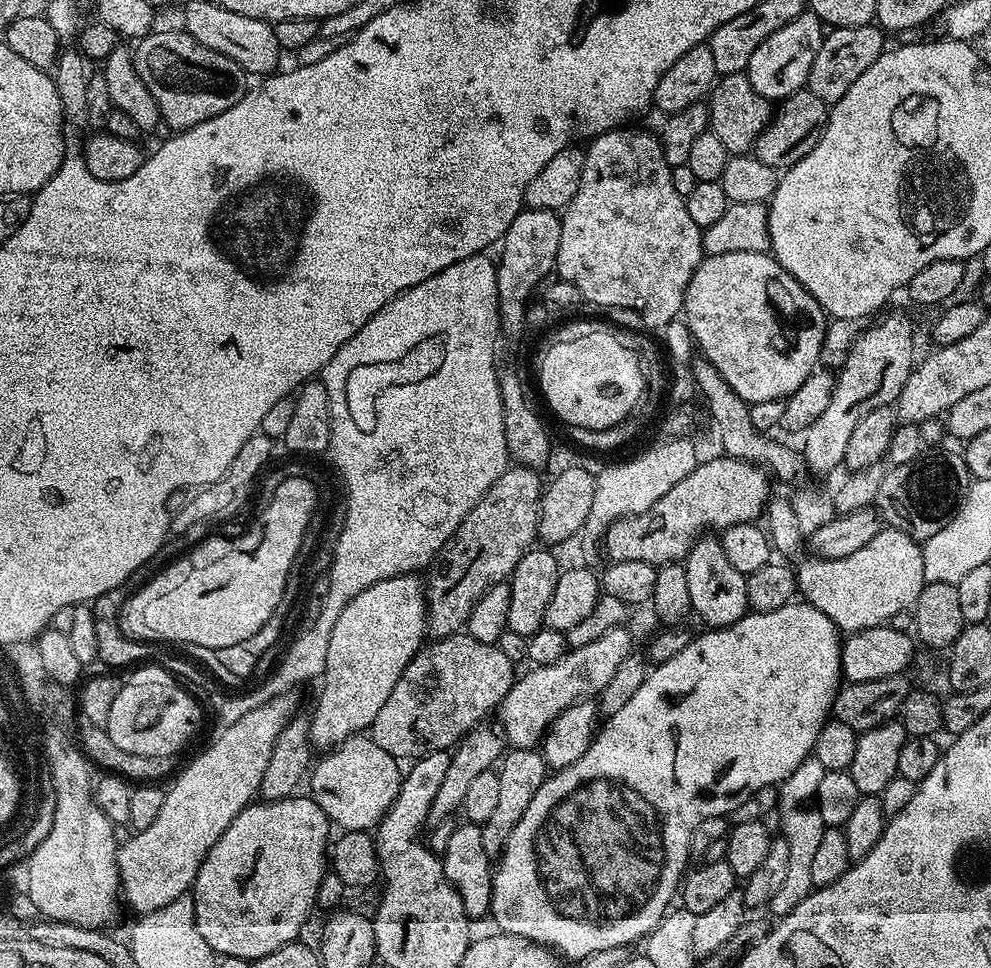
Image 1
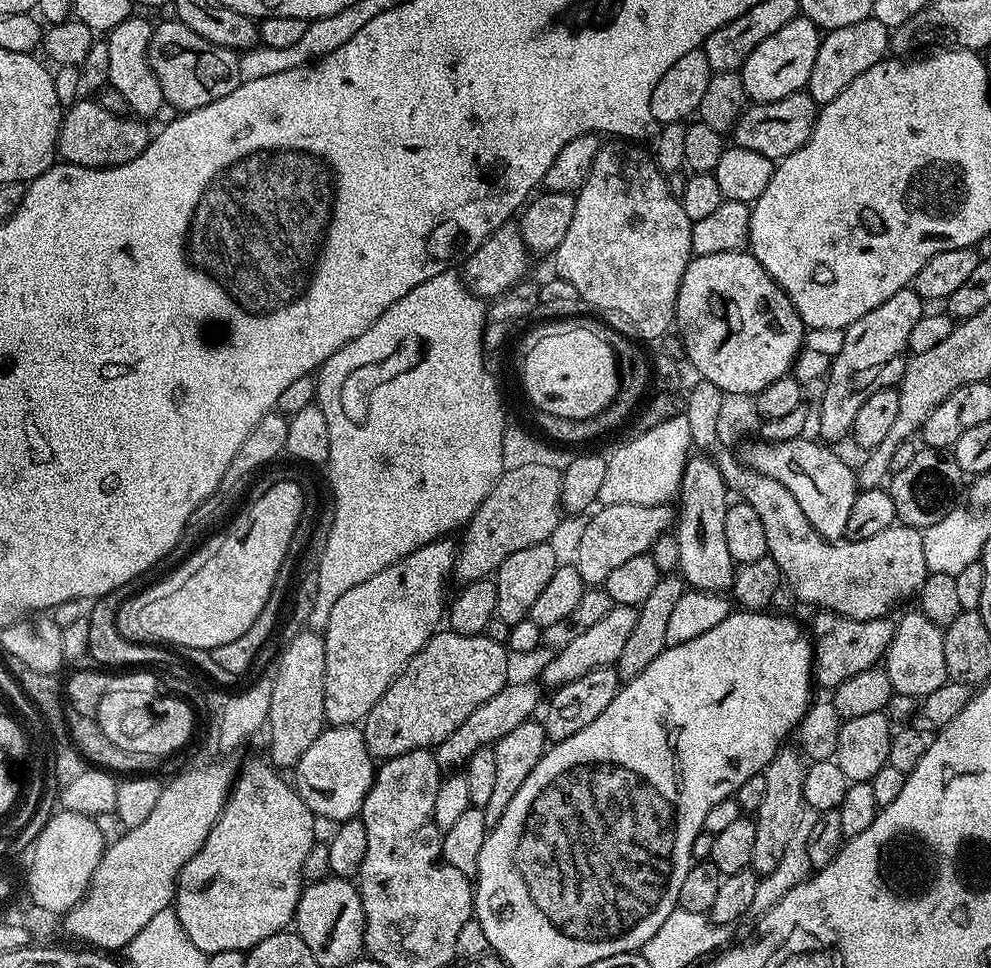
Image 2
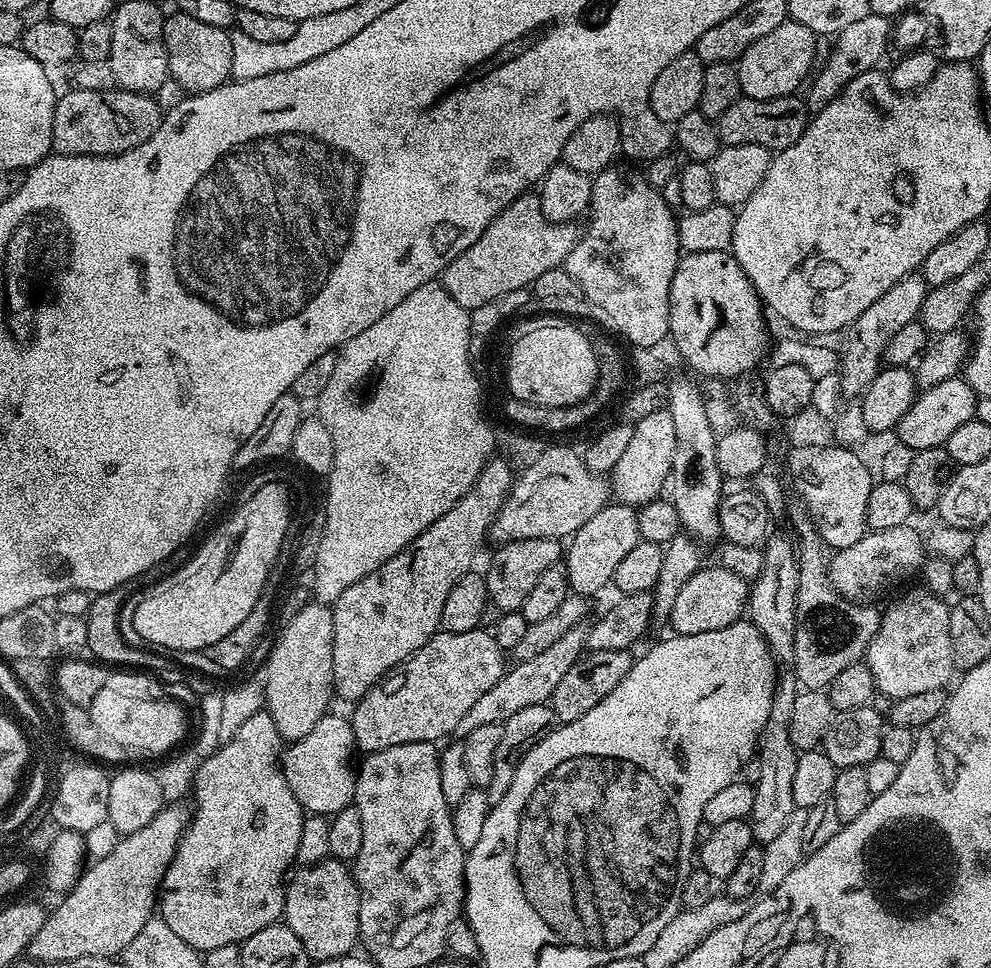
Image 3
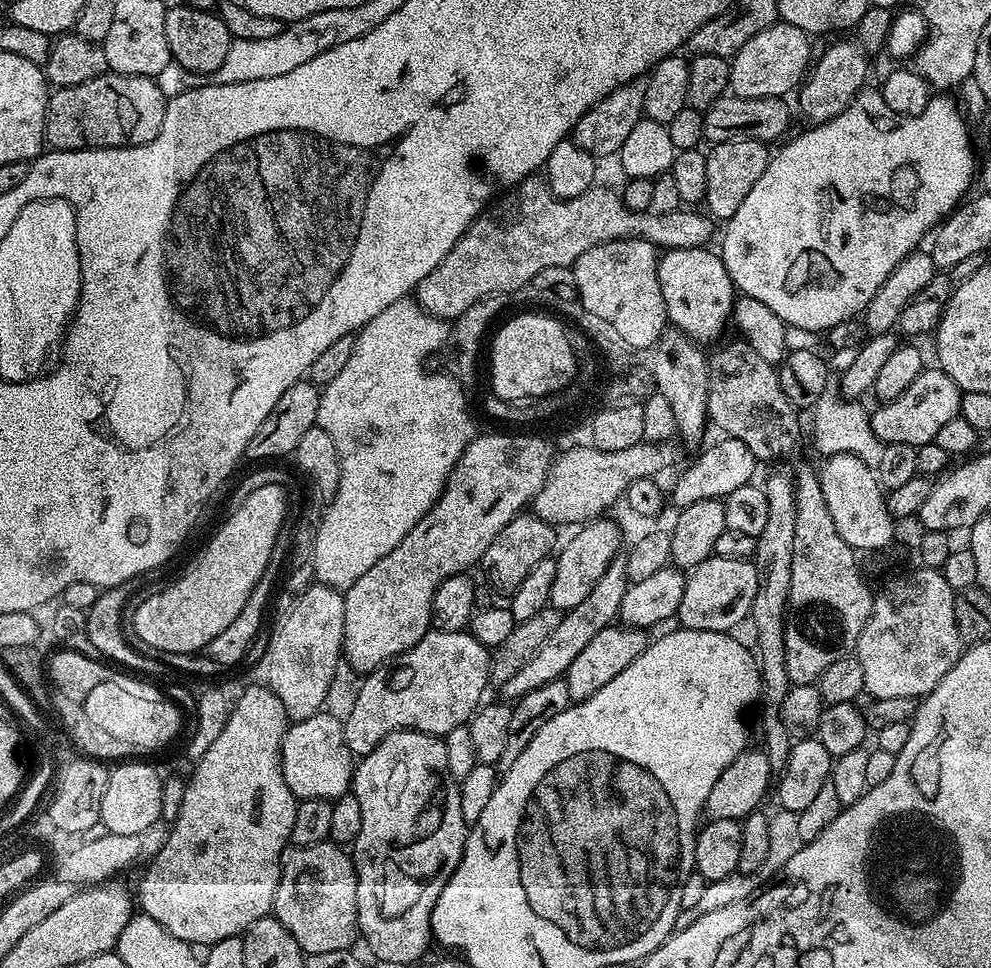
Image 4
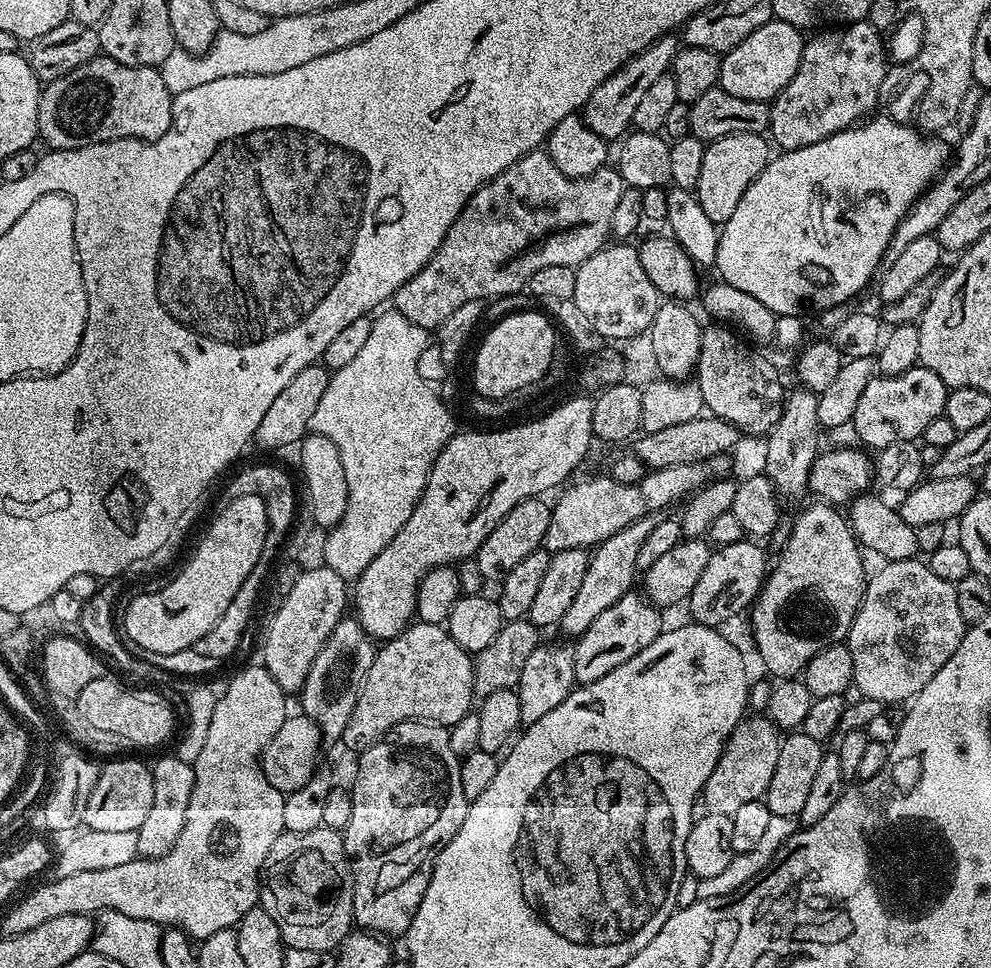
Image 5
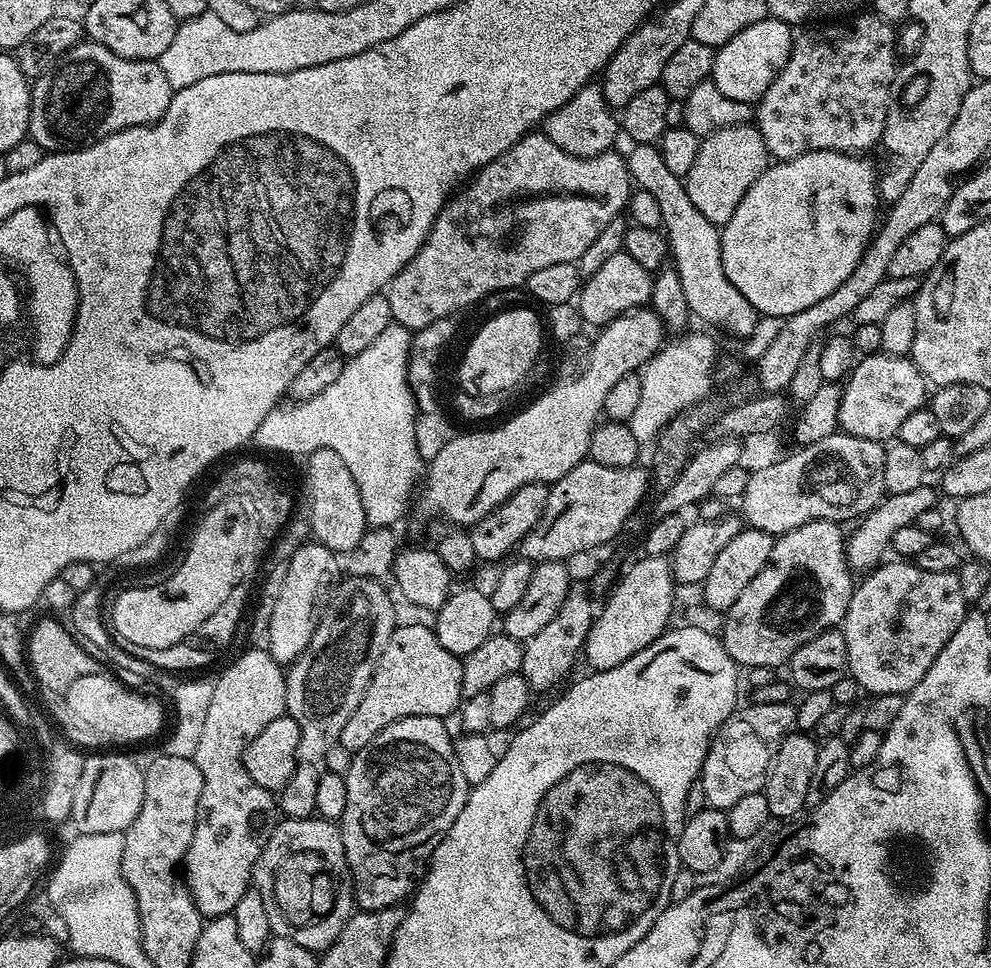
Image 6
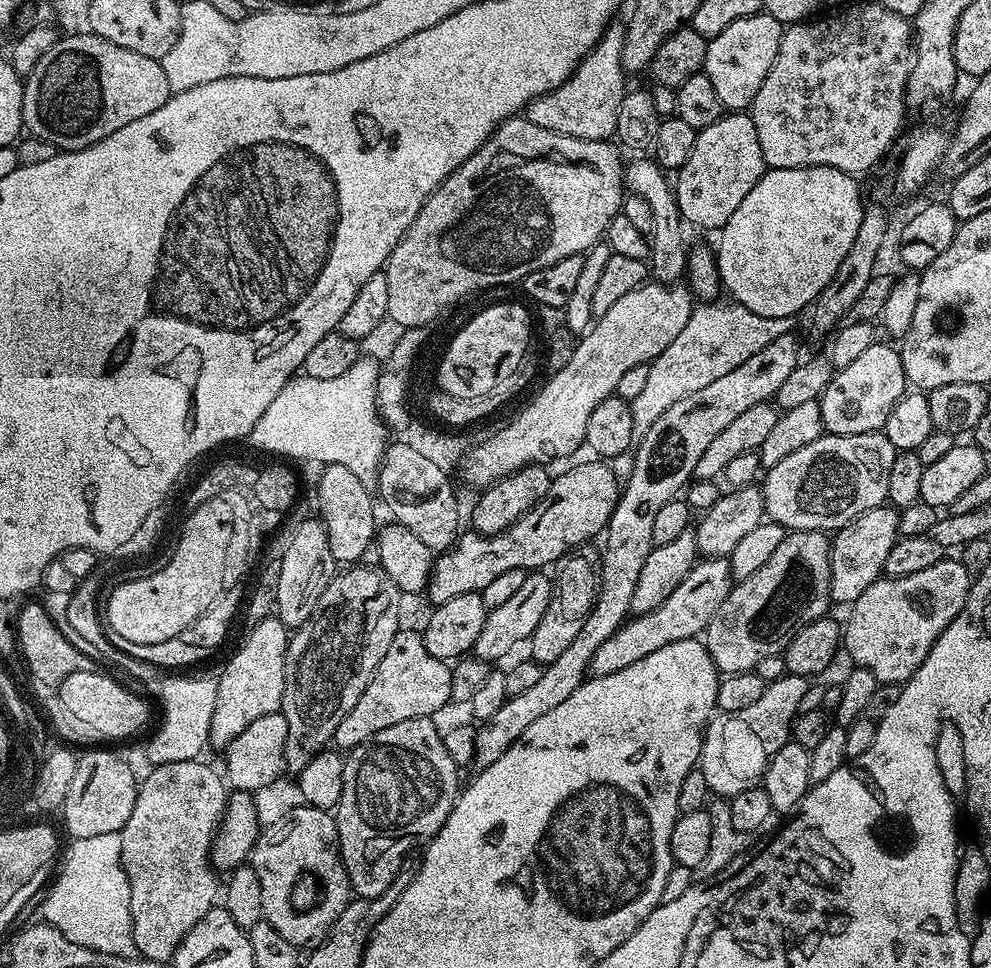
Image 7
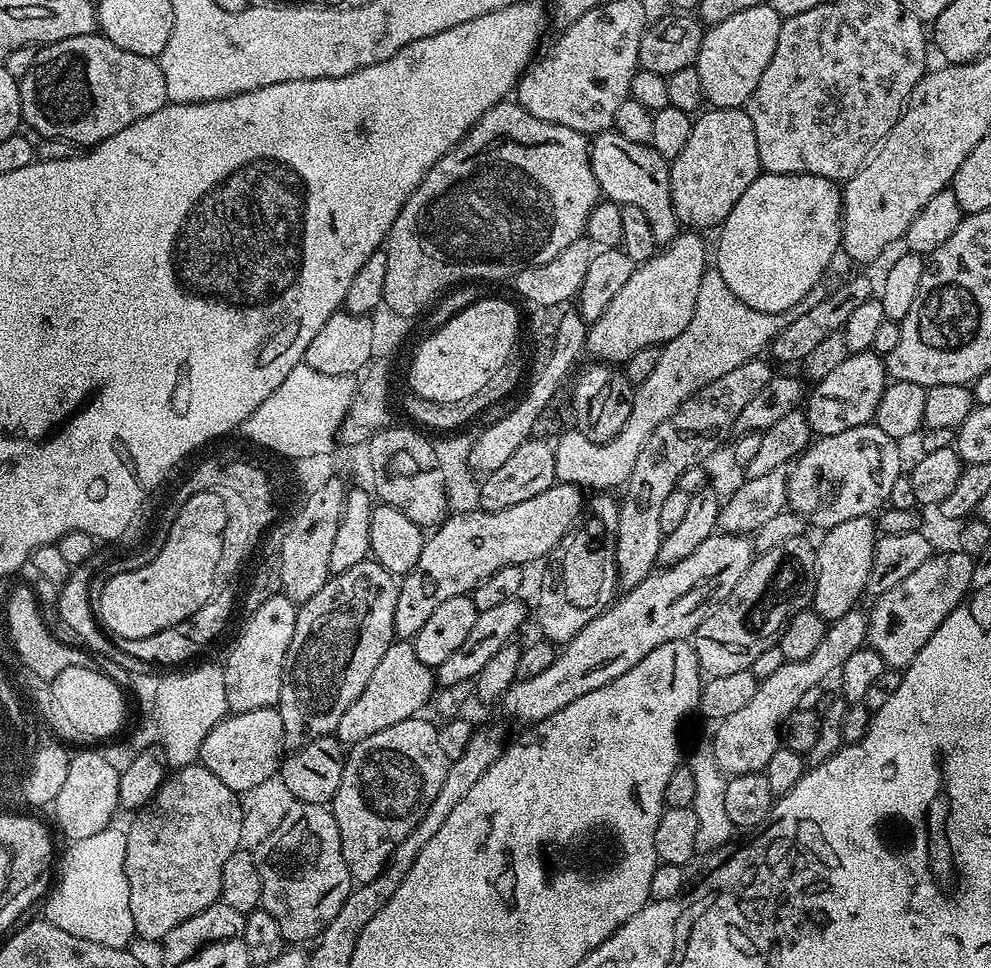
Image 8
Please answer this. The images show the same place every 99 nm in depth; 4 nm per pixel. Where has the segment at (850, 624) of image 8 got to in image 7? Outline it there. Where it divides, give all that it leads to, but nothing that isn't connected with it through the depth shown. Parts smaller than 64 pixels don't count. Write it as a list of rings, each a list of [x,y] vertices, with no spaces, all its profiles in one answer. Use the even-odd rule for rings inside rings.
[[[783,674],[764,689],[762,698],[746,706],[746,710],[720,712],[713,715],[704,729],[704,744],[700,748],[698,767],[706,774],[706,786],[716,798],[731,798],[742,790],[757,787],[765,779],[772,756],[790,740],[792,722],[810,685],[809,677]]]

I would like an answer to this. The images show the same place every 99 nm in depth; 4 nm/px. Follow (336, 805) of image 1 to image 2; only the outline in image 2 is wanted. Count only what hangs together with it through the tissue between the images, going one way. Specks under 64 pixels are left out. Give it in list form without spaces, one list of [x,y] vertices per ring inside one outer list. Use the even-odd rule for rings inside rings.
[[[337,724],[325,727],[318,738],[314,738],[314,743],[306,746],[306,754],[302,754],[294,769],[294,787],[312,815],[321,821],[354,820],[359,817],[366,794],[376,779],[376,769],[374,757],[368,753],[363,731],[356,726]]]

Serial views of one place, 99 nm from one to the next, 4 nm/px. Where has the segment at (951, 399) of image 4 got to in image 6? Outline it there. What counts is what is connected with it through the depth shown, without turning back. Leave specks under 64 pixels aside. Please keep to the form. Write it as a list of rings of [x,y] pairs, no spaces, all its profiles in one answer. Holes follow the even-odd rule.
[[[873,352],[873,356],[861,355],[843,381],[842,402],[838,406],[839,431],[854,438],[888,442],[899,437],[902,422],[910,414],[929,403],[930,385],[908,356]]]

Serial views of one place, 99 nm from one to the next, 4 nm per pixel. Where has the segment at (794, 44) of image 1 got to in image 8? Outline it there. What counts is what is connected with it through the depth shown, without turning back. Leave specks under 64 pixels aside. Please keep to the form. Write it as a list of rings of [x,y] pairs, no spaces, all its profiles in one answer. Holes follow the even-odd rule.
[[[766,2],[762,6],[750,6],[750,10],[738,10],[738,14],[730,14],[726,22],[718,22],[705,31],[694,67],[703,99],[711,107],[744,108],[747,105],[754,86],[758,86],[758,78],[762,78],[762,70],[766,70],[770,58],[774,58],[781,19],[778,10]]]

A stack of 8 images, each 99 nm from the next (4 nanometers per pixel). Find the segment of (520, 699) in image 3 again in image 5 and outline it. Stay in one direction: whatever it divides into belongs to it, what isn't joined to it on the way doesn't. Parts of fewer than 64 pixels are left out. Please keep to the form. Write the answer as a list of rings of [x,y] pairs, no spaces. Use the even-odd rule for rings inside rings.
[[[659,512],[646,514],[635,520],[630,526],[618,530],[618,534],[610,534],[610,538],[596,545],[594,551],[589,555],[582,586],[578,586],[578,594],[574,594],[574,602],[570,602],[570,610],[566,610],[566,614],[560,619],[559,631],[562,630],[566,635],[572,636],[568,638],[580,637],[590,626],[590,622],[594,622],[594,618],[602,614],[602,610],[614,606],[614,602],[618,602],[622,594],[633,591],[632,579],[638,576],[636,567],[638,549],[642,546],[642,542],[646,542],[650,530],[658,526],[661,518]]]

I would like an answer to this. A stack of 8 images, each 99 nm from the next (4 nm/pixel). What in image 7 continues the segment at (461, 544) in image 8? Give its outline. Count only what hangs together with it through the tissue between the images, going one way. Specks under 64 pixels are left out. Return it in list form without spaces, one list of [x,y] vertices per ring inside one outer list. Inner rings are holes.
[[[588,458],[585,464],[576,464],[573,468],[568,468],[559,477],[553,479],[550,490],[546,490],[546,498],[542,498],[529,512],[522,514],[514,526],[510,526],[502,534],[494,536],[484,536],[480,532],[471,530],[461,531],[456,544],[452,548],[439,553],[433,559],[432,573],[428,579],[426,597],[429,605],[435,606],[442,602],[450,602],[458,594],[470,594],[480,592],[493,578],[498,578],[498,574],[506,570],[544,570],[547,564],[555,565],[565,559],[570,550],[576,550],[579,544],[587,542],[591,536],[599,537],[607,529],[610,514],[614,514],[614,506],[620,500],[622,491],[621,481],[616,481],[616,476],[607,468],[607,463],[596,458]]]

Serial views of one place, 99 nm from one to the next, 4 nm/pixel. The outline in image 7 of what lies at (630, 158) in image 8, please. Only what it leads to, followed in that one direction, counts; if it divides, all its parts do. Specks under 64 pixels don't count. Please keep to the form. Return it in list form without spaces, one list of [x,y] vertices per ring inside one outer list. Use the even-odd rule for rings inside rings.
[[[652,158],[636,160],[624,169],[627,191],[638,198],[646,198],[650,210],[654,213],[654,230],[650,234],[650,247],[646,257],[651,279],[658,284],[679,284],[686,276],[690,244],[684,241],[686,224],[678,210],[673,181],[664,176],[667,176],[665,169]]]

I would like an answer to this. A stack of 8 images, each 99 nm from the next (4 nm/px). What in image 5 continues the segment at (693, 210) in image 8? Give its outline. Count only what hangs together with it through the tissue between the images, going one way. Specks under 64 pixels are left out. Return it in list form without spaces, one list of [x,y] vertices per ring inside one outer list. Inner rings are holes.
[[[726,134],[711,141],[702,154],[702,170],[698,174],[698,186],[694,189],[696,201],[710,222],[723,226],[734,214],[734,206],[742,202],[742,194],[750,190],[754,178],[762,174],[770,159],[770,140],[764,134]]]

